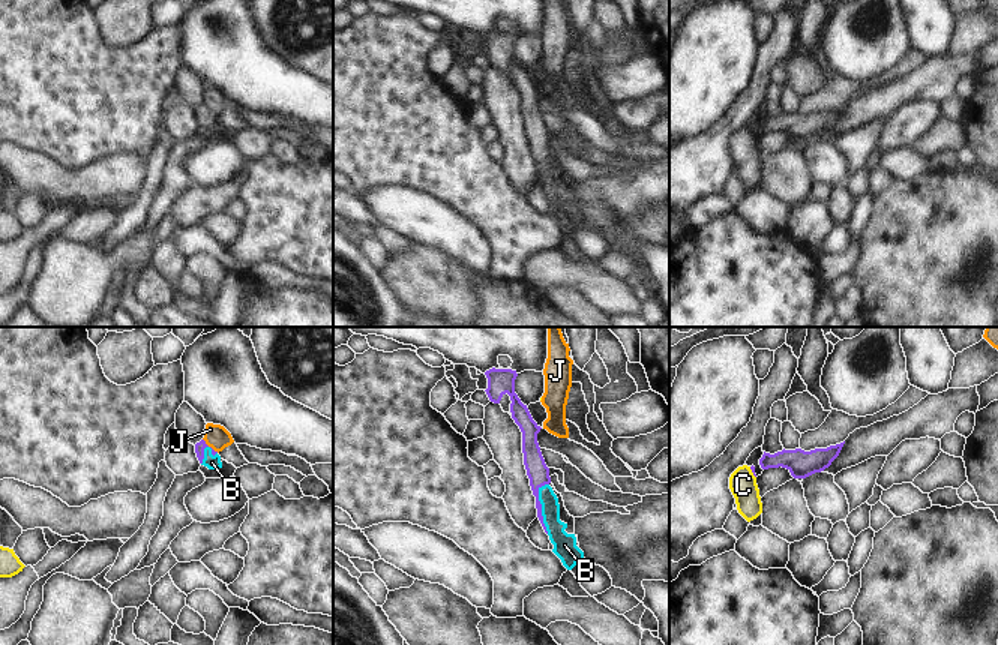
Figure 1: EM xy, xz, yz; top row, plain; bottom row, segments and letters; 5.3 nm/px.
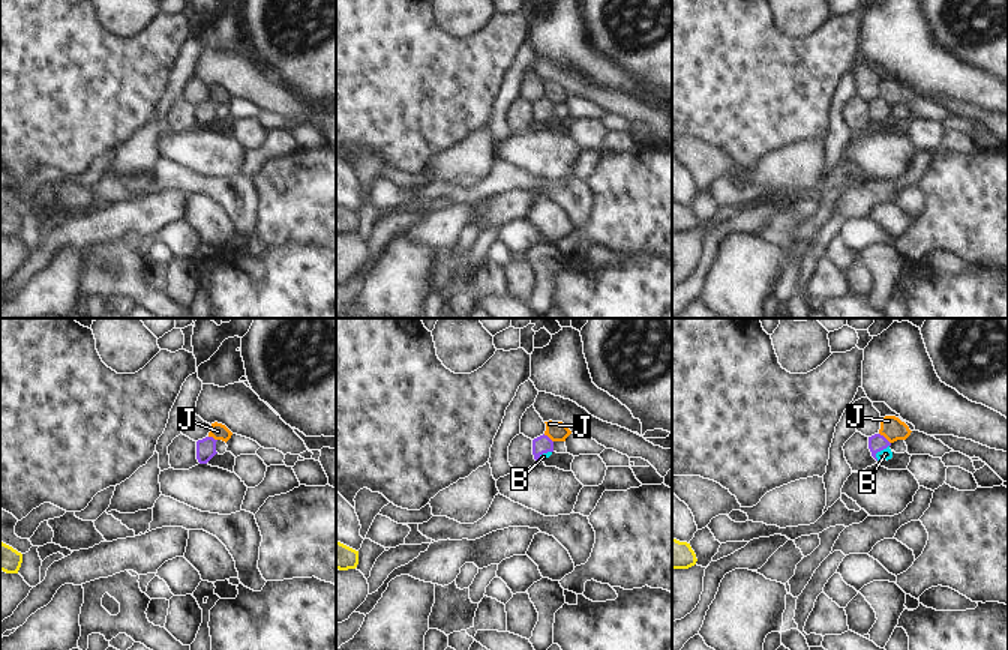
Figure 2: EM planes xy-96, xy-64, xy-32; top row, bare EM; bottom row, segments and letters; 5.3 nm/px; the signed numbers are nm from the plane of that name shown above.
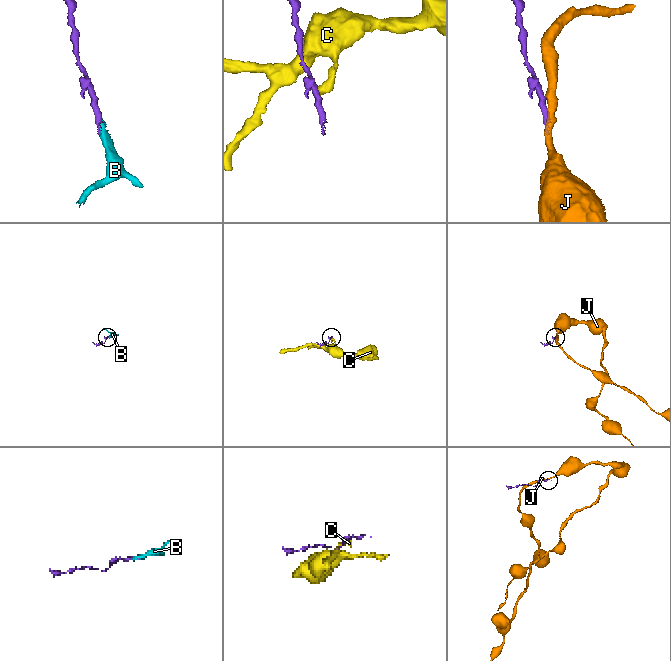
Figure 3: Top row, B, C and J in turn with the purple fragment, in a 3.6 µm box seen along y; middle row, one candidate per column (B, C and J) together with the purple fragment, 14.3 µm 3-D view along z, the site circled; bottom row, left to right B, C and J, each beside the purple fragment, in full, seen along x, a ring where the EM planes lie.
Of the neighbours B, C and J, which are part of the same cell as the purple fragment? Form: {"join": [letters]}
{"join": ["B"]}

